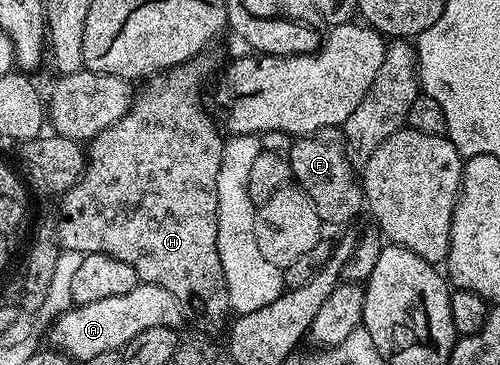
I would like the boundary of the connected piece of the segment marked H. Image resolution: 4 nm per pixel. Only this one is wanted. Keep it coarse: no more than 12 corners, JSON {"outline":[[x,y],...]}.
{"outline":[[196,57],[86,148],[60,248],[105,253],[207,327],[225,139]]}

